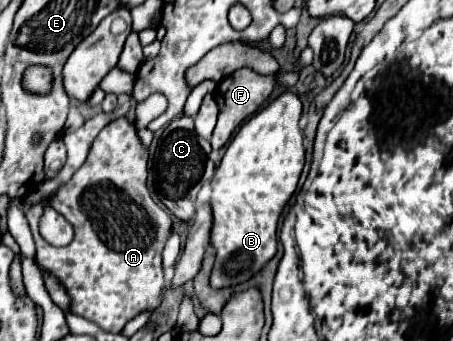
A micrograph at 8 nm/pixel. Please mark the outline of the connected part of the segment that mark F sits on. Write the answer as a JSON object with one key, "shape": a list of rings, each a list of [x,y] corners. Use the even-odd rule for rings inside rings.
{"shape":[[[239,69],[233,75],[229,75],[227,79],[223,79],[217,85],[217,97],[219,97],[217,101],[219,101],[221,111],[219,111],[217,127],[215,127],[213,137],[211,137],[211,147],[221,149],[229,141],[231,133],[269,99],[269,95],[273,93],[273,87],[275,87],[275,77],[259,75],[253,69]]]}

